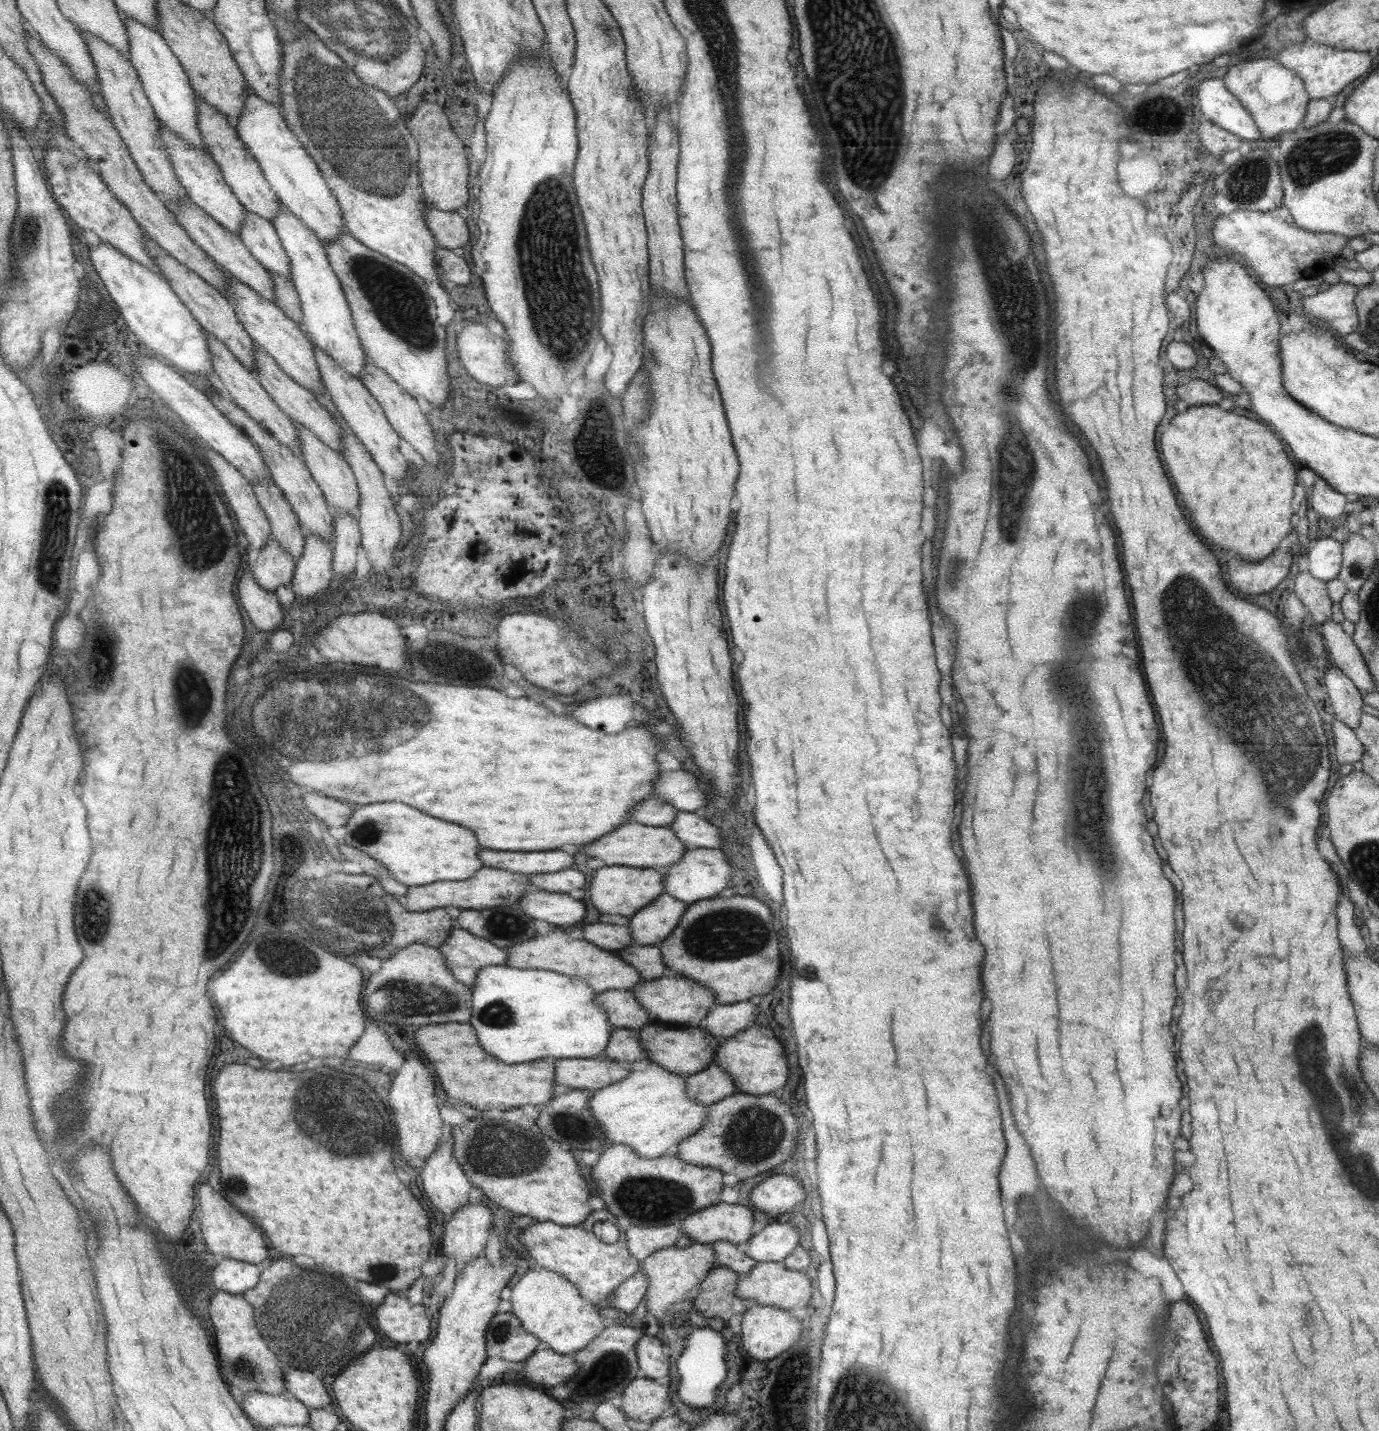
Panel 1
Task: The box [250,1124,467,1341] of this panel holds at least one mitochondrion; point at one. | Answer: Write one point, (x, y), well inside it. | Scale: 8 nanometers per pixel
(382, 1273)

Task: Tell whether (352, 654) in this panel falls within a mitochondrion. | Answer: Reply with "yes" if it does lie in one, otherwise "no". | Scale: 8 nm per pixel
yes

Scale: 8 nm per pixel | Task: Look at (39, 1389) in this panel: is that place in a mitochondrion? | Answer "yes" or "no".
no

